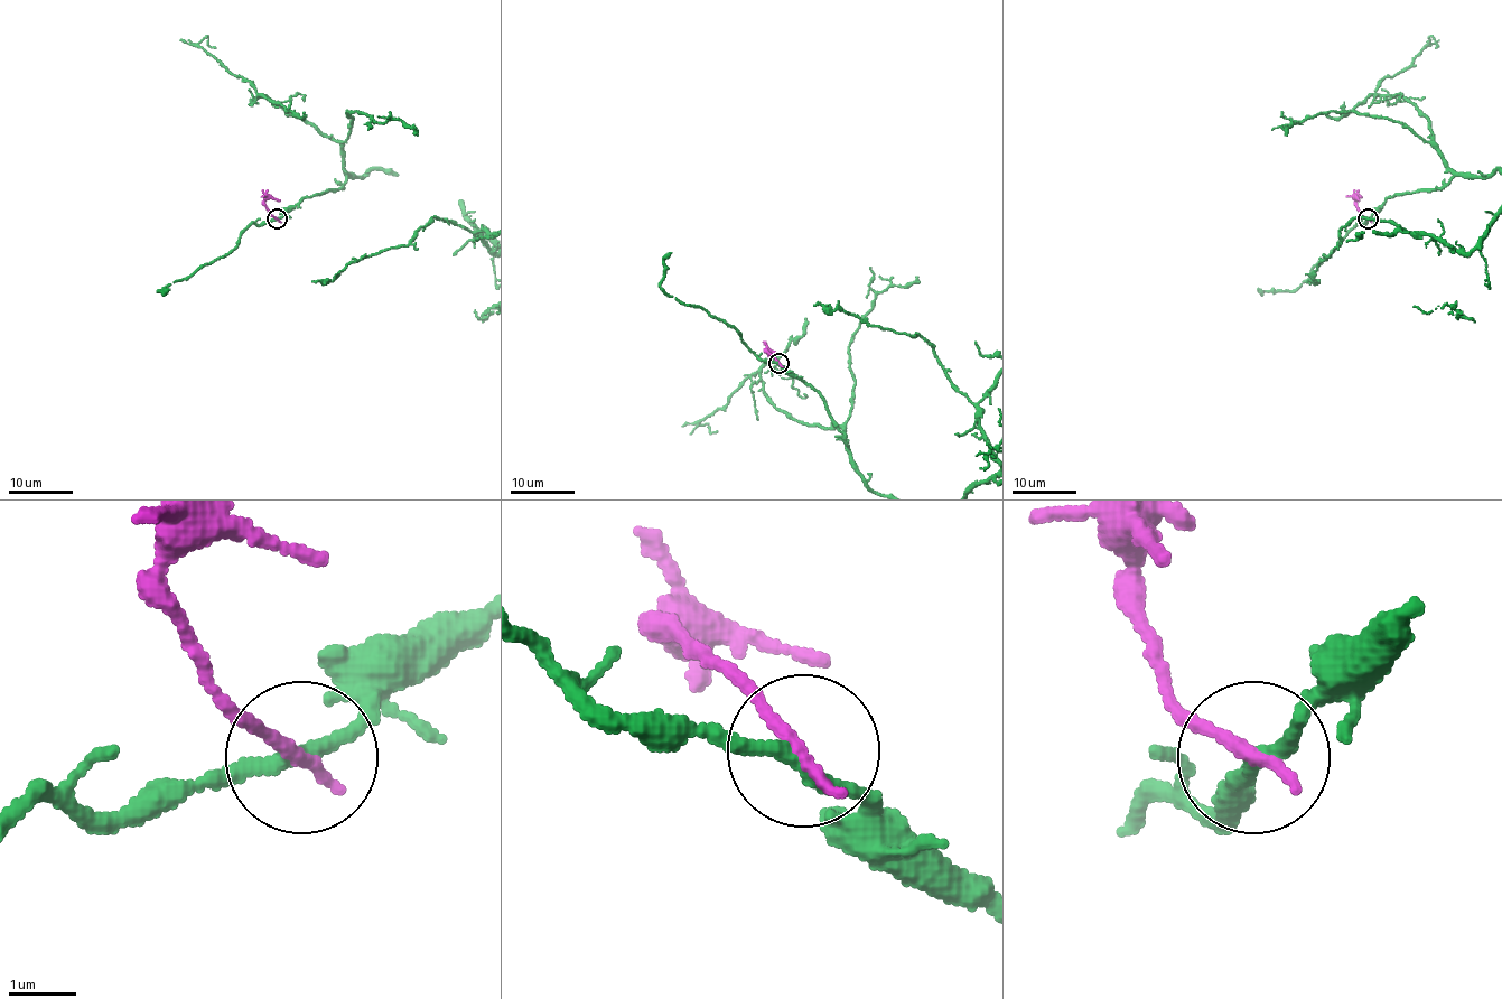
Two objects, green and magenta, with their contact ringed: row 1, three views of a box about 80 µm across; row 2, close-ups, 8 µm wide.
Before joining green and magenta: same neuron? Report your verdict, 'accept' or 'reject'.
reject

